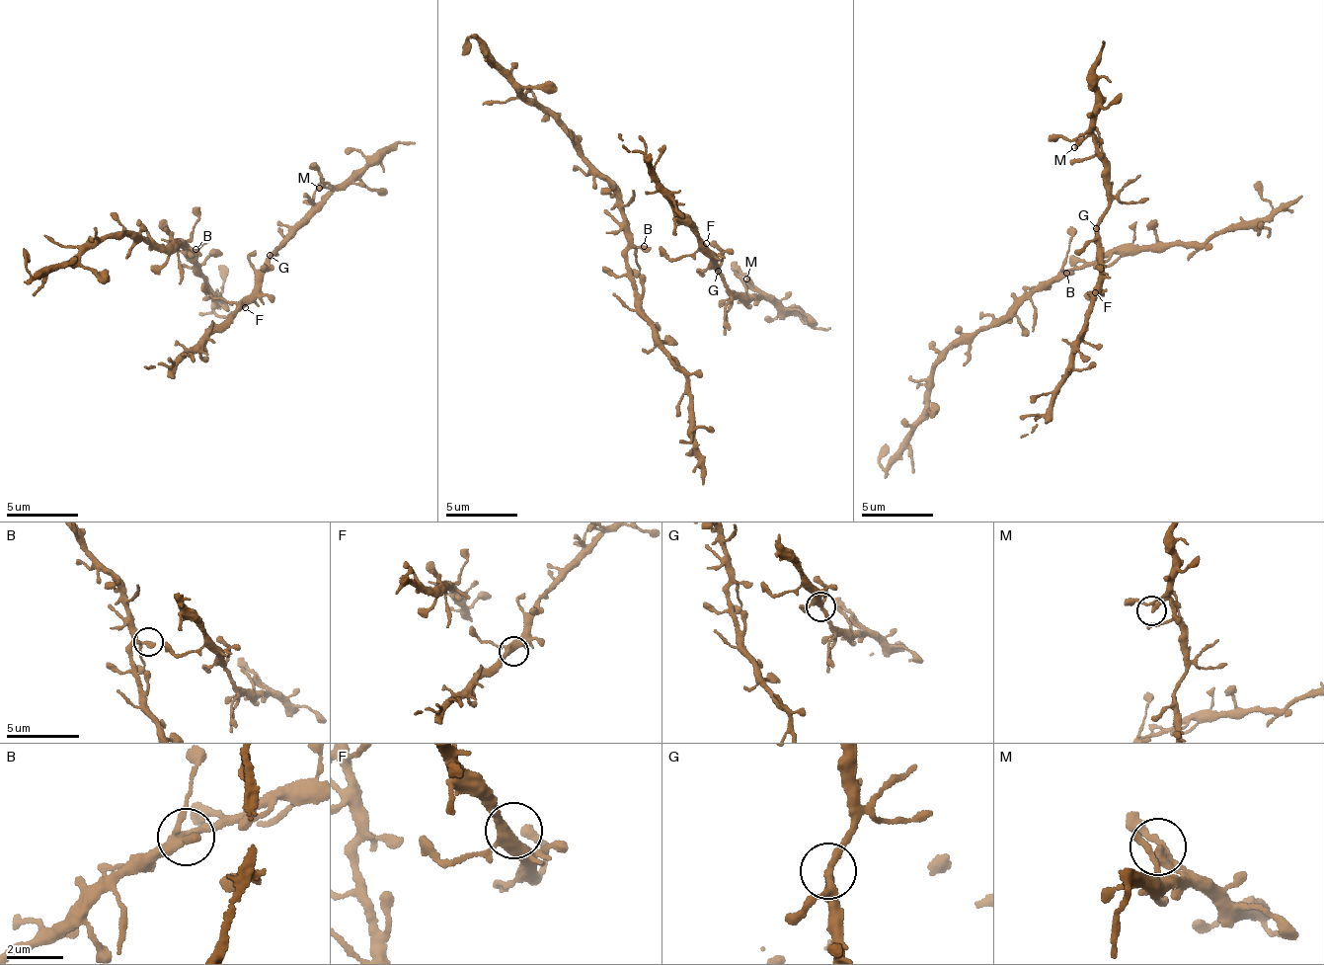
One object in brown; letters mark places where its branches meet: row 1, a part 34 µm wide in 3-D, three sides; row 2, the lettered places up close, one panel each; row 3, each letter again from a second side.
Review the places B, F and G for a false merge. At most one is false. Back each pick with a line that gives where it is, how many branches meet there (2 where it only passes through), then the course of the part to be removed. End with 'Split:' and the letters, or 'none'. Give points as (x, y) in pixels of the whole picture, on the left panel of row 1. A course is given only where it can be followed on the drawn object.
Split: none

